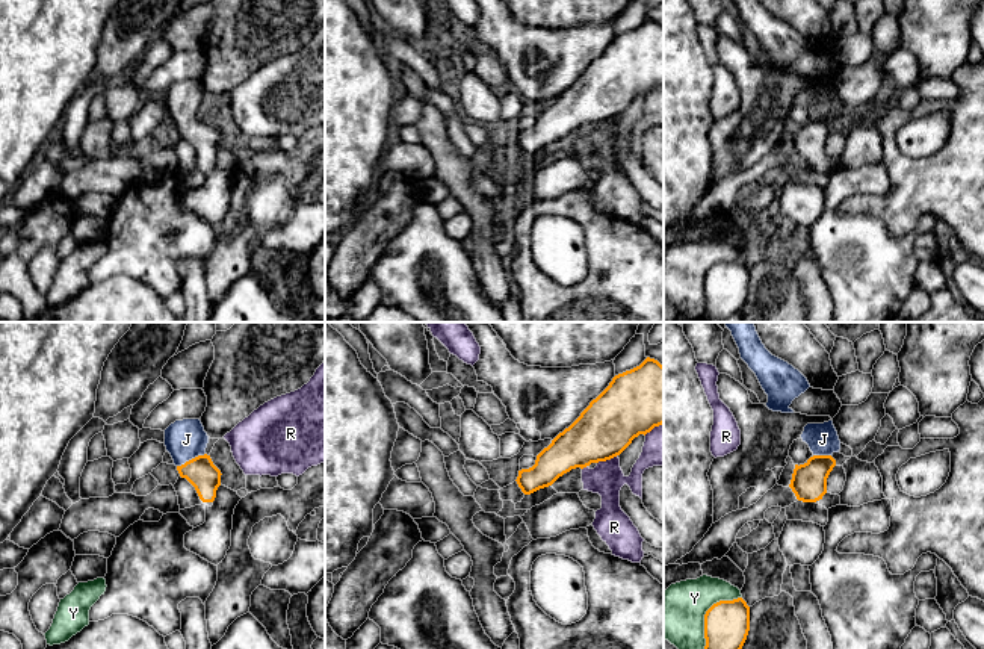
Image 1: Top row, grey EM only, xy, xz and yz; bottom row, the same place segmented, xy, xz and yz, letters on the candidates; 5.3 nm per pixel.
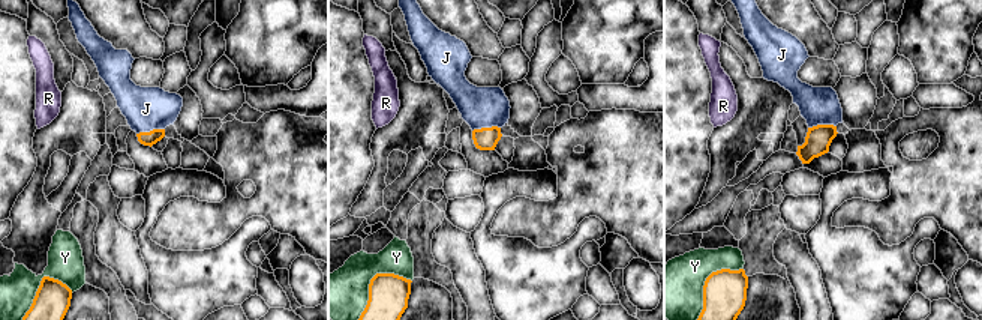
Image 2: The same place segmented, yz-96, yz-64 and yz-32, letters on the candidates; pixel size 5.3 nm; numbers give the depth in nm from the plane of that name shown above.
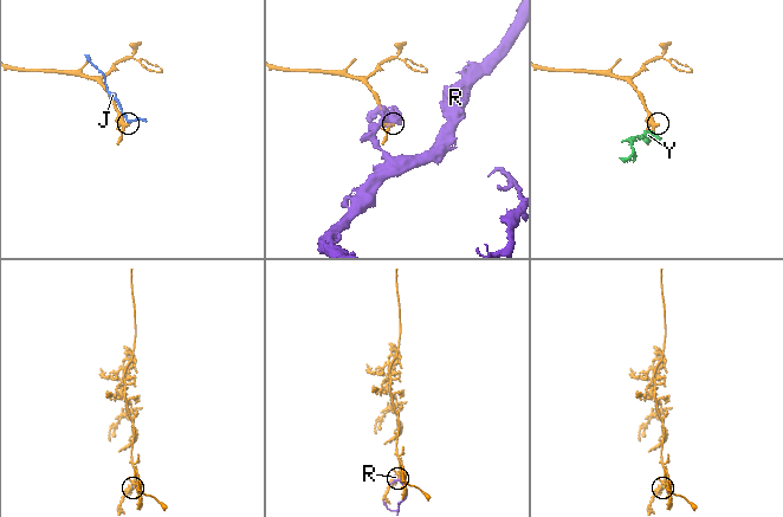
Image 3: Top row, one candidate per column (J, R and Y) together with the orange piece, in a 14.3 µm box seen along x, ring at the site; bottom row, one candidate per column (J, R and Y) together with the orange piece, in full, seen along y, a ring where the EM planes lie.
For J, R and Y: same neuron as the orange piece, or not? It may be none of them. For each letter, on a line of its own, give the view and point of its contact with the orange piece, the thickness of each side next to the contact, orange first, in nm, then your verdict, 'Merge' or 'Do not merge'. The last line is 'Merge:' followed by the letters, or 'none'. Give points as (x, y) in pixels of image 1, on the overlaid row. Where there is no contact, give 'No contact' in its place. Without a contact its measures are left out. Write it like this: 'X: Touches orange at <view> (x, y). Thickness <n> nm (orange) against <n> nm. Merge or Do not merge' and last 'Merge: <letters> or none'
J: Touches orange at xy (192, 459). Thickness 160 nm (orange) against 220 nm. Merge
R: Touches orange at xz (606, 459). Thickness 300 nm (orange) against 180 nm. Do not merge
Y: Touches orange at yz (706, 613). Thickness 240 nm (orange) against 280 nm. Do not merge
Merge: J

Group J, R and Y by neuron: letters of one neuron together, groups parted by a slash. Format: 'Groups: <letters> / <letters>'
Groups: J / R / Y

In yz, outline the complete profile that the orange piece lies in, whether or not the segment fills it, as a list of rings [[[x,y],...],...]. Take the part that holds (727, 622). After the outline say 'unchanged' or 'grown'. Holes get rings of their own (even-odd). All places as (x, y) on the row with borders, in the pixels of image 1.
[[[742,598],[719,601],[704,614],[704,649],[742,649],[750,631],[750,607]]]; unchanged

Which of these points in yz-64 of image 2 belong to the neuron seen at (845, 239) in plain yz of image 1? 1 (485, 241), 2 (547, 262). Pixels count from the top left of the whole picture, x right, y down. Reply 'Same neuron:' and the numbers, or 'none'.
Same neuron: 1, 2

